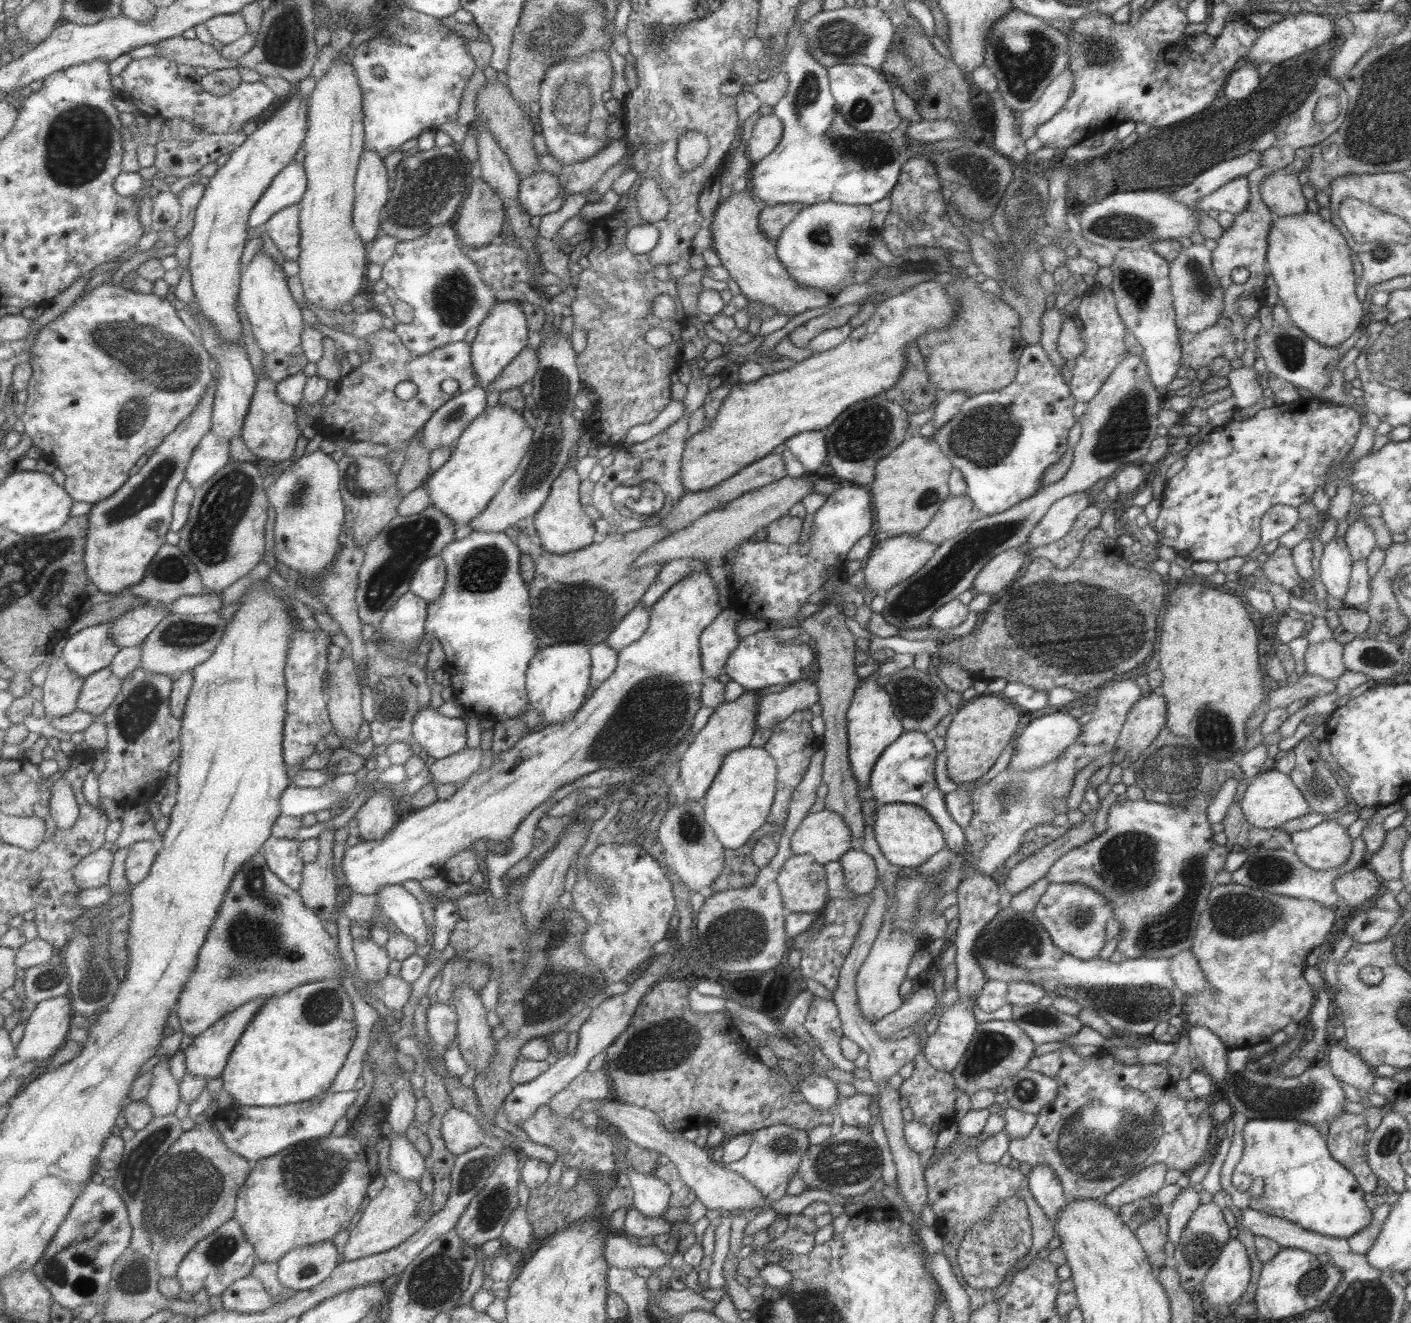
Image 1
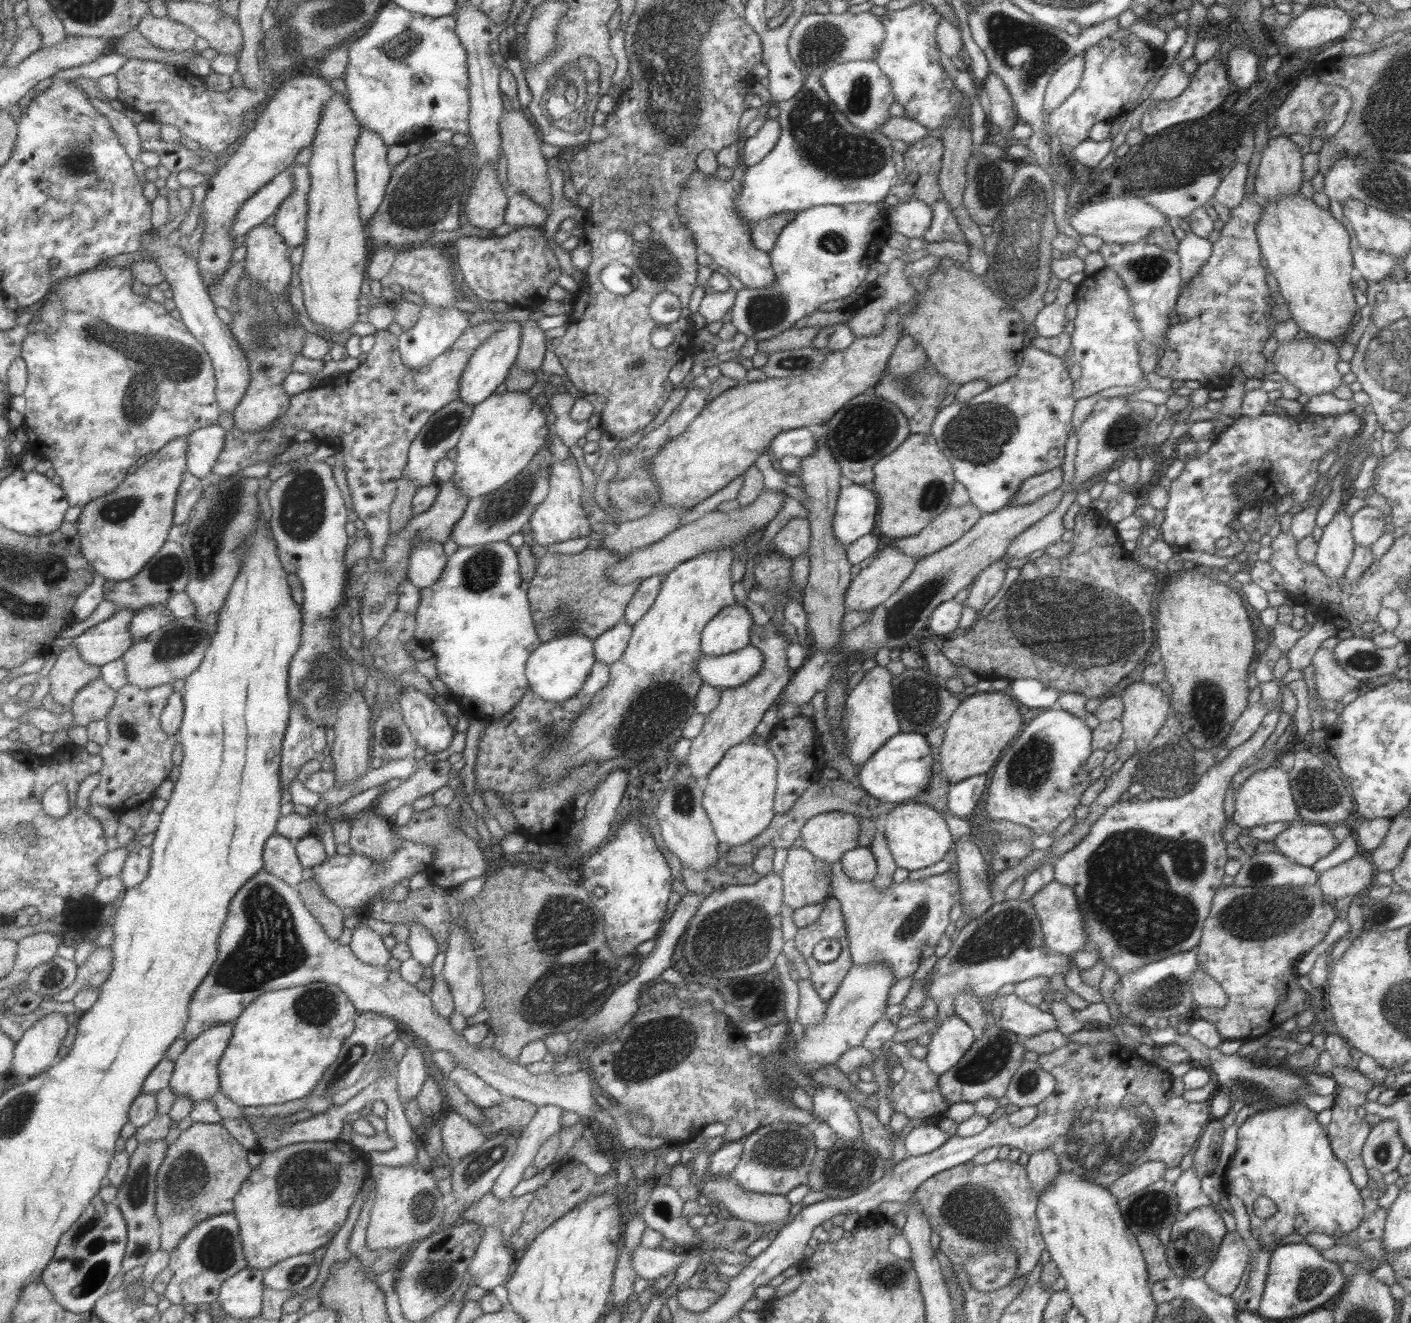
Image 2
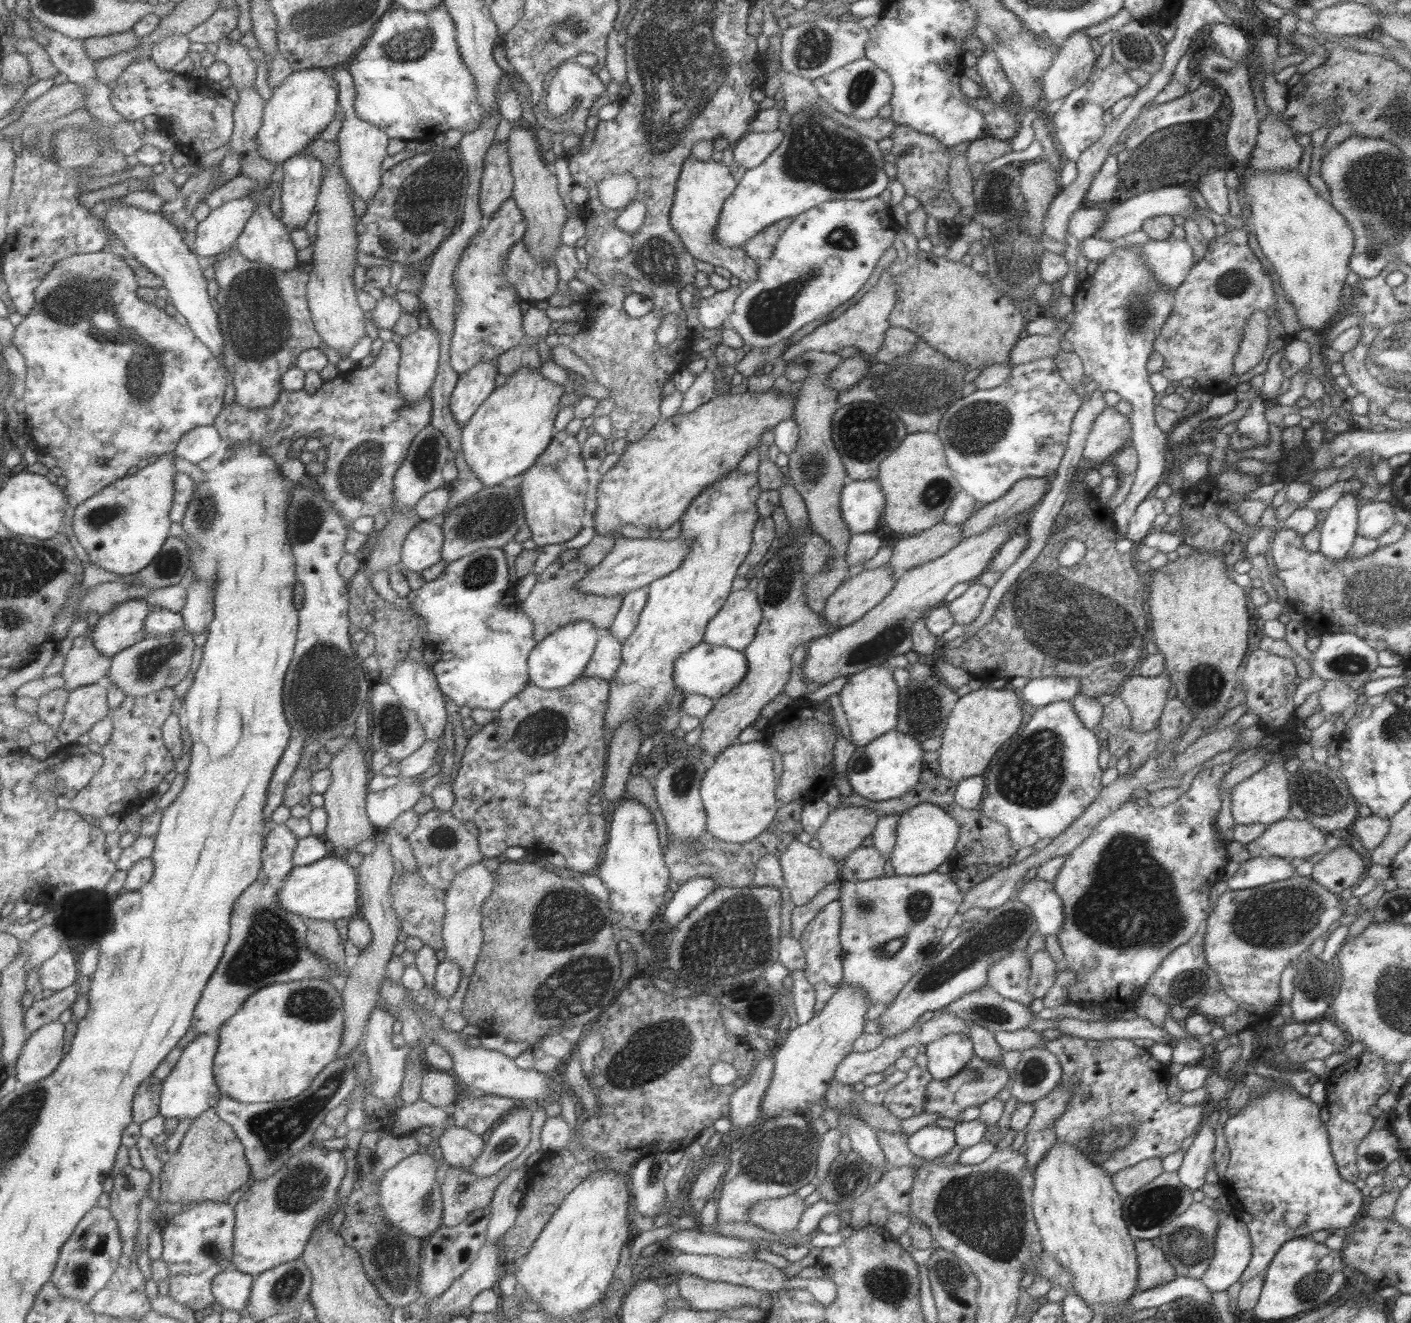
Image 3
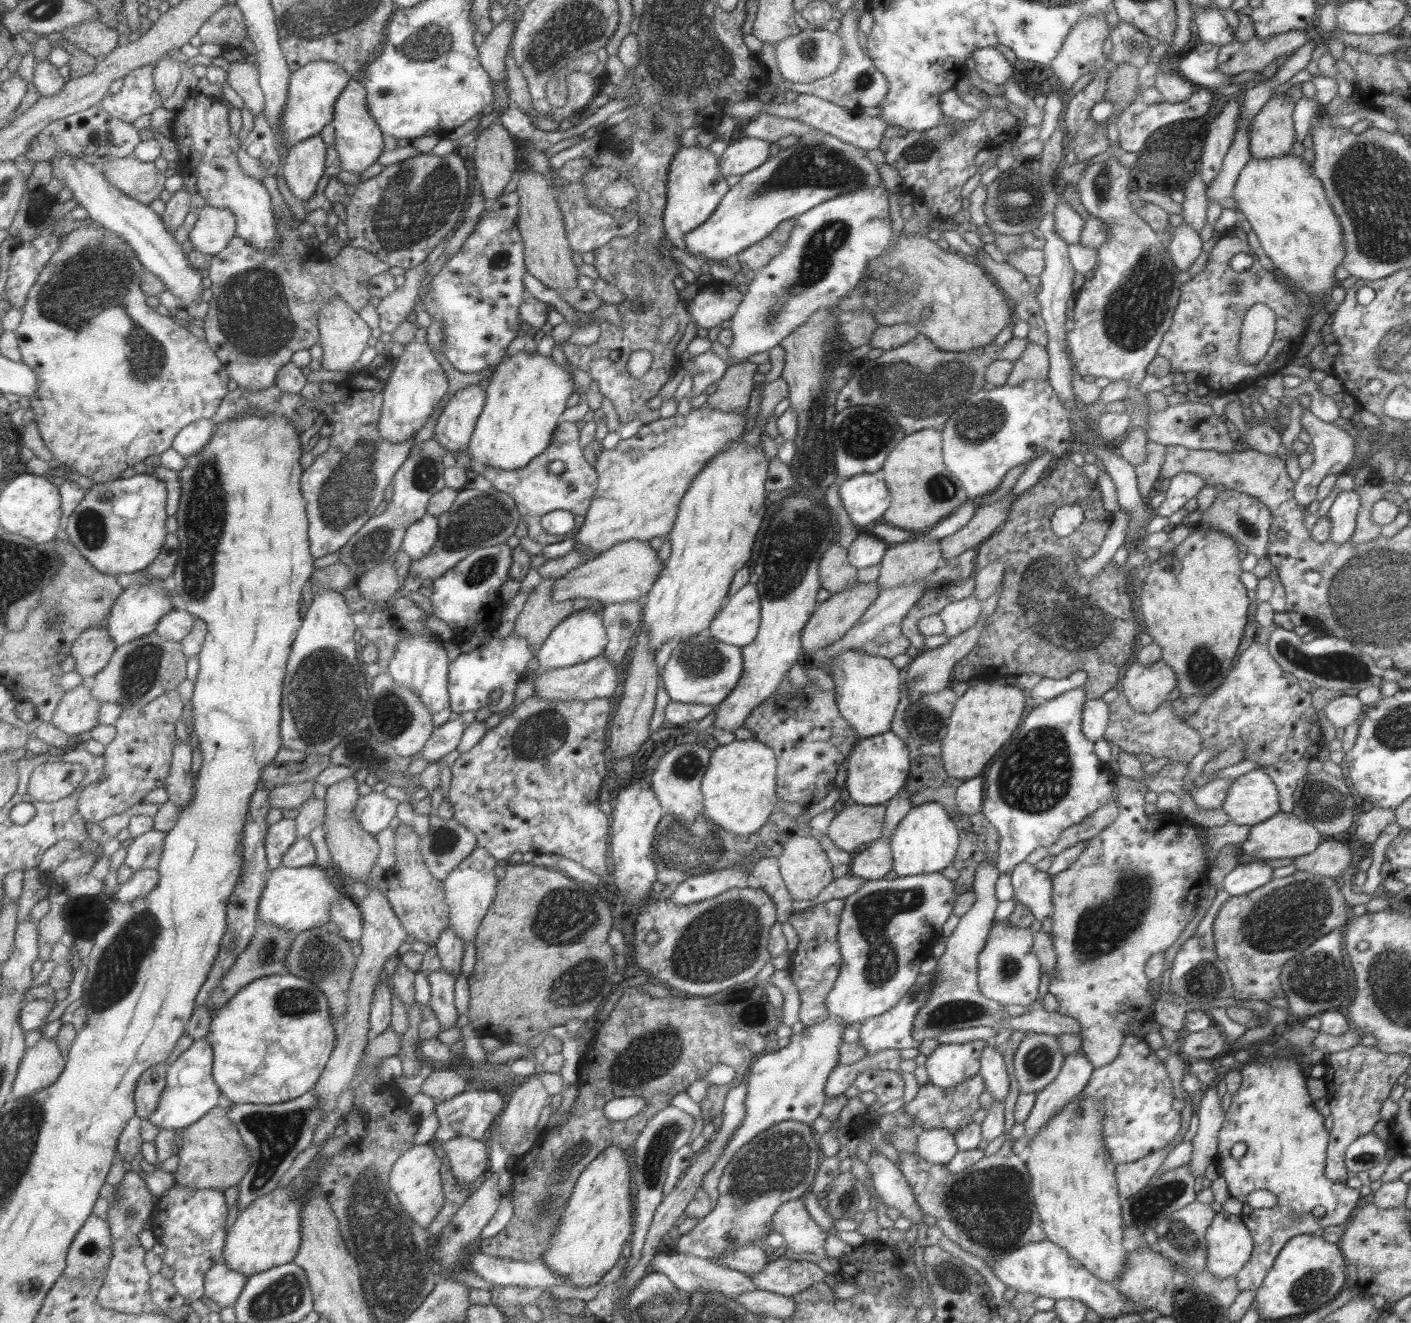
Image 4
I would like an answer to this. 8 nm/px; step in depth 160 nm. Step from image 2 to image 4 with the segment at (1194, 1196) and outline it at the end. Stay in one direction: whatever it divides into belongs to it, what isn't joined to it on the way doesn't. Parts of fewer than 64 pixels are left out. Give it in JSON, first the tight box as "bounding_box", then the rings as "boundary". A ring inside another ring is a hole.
{"bounding_box":[1187,1085,1224,1179],"boundary":[[[1214,1085],[1207,1086],[1196,1110],[1198,1129],[1191,1139],[1193,1151],[1187,1164],[1195,1179],[1203,1176],[1205,1168],[1217,1160],[1217,1135],[1224,1121],[1224,1110],[1221,1109]]]}

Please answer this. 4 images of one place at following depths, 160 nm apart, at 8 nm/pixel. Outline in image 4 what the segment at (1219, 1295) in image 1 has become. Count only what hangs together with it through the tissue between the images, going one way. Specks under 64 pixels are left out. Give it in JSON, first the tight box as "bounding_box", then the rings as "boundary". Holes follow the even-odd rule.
{"bounding_box":[1204,1209,1253,1277],"boundary":[[[1224,1209],[1214,1213],[1204,1239],[1206,1269],[1214,1277],[1234,1276],[1250,1259],[1253,1240],[1240,1215],[1229,1214]]]}

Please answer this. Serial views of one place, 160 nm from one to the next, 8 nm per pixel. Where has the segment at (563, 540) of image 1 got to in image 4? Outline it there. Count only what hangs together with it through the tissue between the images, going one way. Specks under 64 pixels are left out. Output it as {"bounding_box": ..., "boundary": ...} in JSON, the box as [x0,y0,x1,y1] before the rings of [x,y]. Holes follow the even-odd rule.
{"bounding_box":[479,420,598,546],"boundary":[[[560,420],[547,448],[535,458],[531,458],[525,466],[513,470],[501,470],[494,466],[482,465],[479,470],[479,474],[488,480],[495,490],[508,494],[514,500],[520,520],[527,524],[527,537],[541,546],[574,537],[583,525],[586,510],[593,498],[598,476],[595,469],[583,457],[578,440],[577,426],[572,422]],[[553,460],[561,460],[563,463],[564,470],[560,474],[549,472],[547,466]],[[552,510],[566,510],[573,514],[575,527],[568,534],[549,535],[540,526],[541,516]]]}

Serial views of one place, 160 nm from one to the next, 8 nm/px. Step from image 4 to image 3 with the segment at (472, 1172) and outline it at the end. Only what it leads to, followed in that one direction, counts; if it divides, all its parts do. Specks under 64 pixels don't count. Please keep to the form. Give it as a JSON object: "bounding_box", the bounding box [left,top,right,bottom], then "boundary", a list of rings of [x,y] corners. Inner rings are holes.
{"bounding_box":[434,1126,485,1170],"boundary":[[[457,1126],[447,1127],[434,1141],[449,1166],[466,1170],[480,1157],[485,1145],[481,1135]]]}

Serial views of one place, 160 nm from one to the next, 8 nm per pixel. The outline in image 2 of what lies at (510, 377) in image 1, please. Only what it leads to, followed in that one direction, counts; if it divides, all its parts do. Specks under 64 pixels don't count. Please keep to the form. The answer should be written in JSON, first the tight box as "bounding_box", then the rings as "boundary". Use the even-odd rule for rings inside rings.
{"bounding_box":[515,320,545,371],"boundary":[[[526,320],[521,325],[521,336],[515,365],[526,371],[533,371],[541,366],[545,352],[544,332],[535,320]]]}

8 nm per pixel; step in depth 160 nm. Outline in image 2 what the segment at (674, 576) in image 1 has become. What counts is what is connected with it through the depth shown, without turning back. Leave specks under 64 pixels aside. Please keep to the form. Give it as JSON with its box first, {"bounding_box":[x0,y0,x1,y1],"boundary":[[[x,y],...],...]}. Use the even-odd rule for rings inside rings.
{"bounding_box":[621,574,665,626],"boundary":[[[655,574],[643,579],[643,582],[637,586],[633,597],[629,600],[629,604],[624,608],[621,620],[628,622],[629,626],[633,626],[635,621],[640,619],[646,613],[646,610],[652,606],[663,578],[665,578],[664,574]]]}

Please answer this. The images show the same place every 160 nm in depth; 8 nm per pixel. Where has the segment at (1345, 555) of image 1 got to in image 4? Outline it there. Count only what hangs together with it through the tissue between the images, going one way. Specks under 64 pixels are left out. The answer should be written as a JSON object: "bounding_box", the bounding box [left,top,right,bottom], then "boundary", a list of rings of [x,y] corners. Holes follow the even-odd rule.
{"bounding_box":[1327,489,1360,544],"boundary":[[[1354,489],[1338,492],[1332,505],[1327,511],[1327,518],[1331,524],[1329,531],[1329,542],[1333,544],[1344,544],[1350,540],[1355,530],[1355,520],[1360,507],[1360,496]]]}

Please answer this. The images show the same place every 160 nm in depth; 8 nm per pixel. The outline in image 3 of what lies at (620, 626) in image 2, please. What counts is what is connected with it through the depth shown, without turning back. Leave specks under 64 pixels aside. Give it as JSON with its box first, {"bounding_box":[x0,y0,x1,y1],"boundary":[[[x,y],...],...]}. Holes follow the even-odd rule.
{"bounding_box":[580,631,622,683],"boundary":[[[602,631],[602,635],[597,639],[591,659],[587,662],[583,674],[580,676],[600,678],[609,683],[621,663],[621,645],[622,643],[608,631]]]}

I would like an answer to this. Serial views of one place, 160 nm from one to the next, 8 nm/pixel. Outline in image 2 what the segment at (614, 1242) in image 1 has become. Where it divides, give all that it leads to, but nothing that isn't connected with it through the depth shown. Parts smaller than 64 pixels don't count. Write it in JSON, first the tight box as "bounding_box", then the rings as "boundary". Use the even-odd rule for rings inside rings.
{"bounding_box":[631,1245,687,1283],"boundary":[[[639,1245],[632,1252],[631,1264],[638,1277],[651,1283],[676,1270],[687,1258],[687,1251],[670,1252],[661,1247],[645,1248]]]}

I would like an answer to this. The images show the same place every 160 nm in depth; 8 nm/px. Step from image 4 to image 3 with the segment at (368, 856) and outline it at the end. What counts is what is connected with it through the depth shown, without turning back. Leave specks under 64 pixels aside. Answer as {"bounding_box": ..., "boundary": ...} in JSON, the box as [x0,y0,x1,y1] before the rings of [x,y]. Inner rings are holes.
{"bounding_box":[324,735,380,854],"boundary":[[[353,735],[352,740],[347,743],[346,749],[335,755],[330,769],[334,772],[334,779],[329,790],[324,796],[324,810],[327,812],[327,829],[326,836],[330,841],[330,846],[334,853],[348,854],[354,851],[361,842],[371,840],[371,838],[378,837],[380,831],[371,822],[368,815],[368,796],[369,796],[369,780],[371,777],[371,759],[370,749],[366,749],[365,753],[361,751],[361,746],[357,743],[357,737]]]}

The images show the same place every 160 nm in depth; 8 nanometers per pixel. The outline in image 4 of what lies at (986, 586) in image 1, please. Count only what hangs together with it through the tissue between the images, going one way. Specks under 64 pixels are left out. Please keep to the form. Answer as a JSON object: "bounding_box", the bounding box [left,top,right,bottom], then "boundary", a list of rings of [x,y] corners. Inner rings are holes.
{"bounding_box":[936,596,982,638],"boundary":[[[969,596],[961,601],[947,604],[936,615],[943,622],[942,633],[947,638],[953,638],[975,624],[981,611],[982,602]]]}

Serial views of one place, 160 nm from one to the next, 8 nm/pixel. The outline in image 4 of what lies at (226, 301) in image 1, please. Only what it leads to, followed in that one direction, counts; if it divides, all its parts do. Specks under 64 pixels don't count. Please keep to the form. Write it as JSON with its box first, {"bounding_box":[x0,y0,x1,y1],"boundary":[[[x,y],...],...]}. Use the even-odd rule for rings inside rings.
{"bounding_box":[281,62,352,146],"boundary":[[[313,62],[293,73],[289,86],[289,103],[285,105],[281,121],[284,143],[291,146],[319,134],[325,126],[332,124],[336,114],[336,105],[352,80],[352,75],[335,62]]]}

